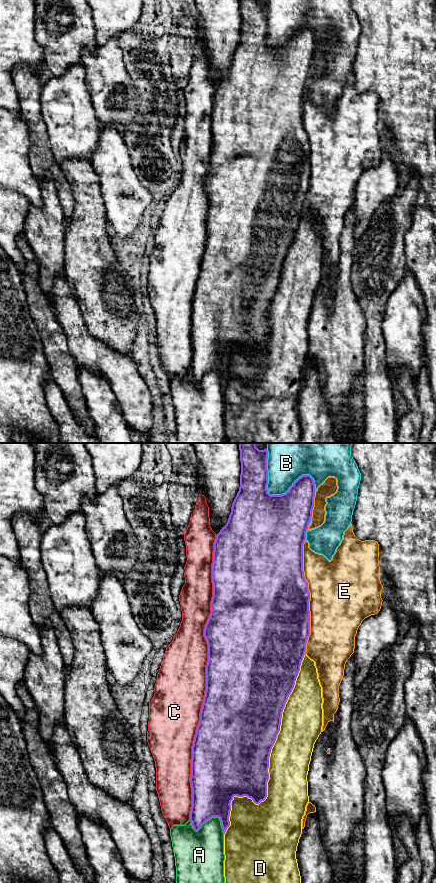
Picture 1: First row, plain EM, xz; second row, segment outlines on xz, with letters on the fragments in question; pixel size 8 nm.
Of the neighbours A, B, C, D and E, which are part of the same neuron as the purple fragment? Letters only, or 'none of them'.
none of them

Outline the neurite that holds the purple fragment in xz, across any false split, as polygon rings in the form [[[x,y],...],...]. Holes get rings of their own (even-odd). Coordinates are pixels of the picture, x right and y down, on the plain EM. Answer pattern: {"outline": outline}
{"outline": [[[239,0],[239,2],[241,14],[239,43],[232,55],[228,73],[216,87],[214,94],[212,115],[213,149],[211,153],[210,170],[204,180],[204,189],[208,196],[206,243],[200,264],[200,273],[196,281],[192,298],[190,329],[192,340],[190,373],[192,374],[193,381],[198,383],[206,373],[210,372],[212,369],[218,369],[221,373],[224,386],[230,378],[230,356],[234,348],[247,348],[251,350],[255,356],[259,356],[267,349],[267,334],[269,332],[268,320],[271,301],[280,283],[282,264],[294,240],[296,230],[300,223],[301,214],[306,204],[306,195],[310,187],[310,144],[303,123],[303,96],[306,92],[306,84],[311,73],[314,59],[314,32],[310,27],[302,27],[293,35],[285,46],[270,47],[267,42],[267,0],[264,2],[259,2],[258,0]]]}

